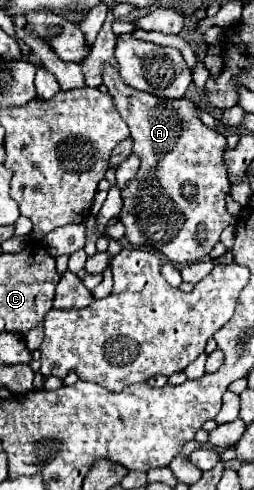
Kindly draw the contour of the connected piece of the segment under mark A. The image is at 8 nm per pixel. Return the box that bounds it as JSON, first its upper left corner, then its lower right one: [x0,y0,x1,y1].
[102,65,236,265]

